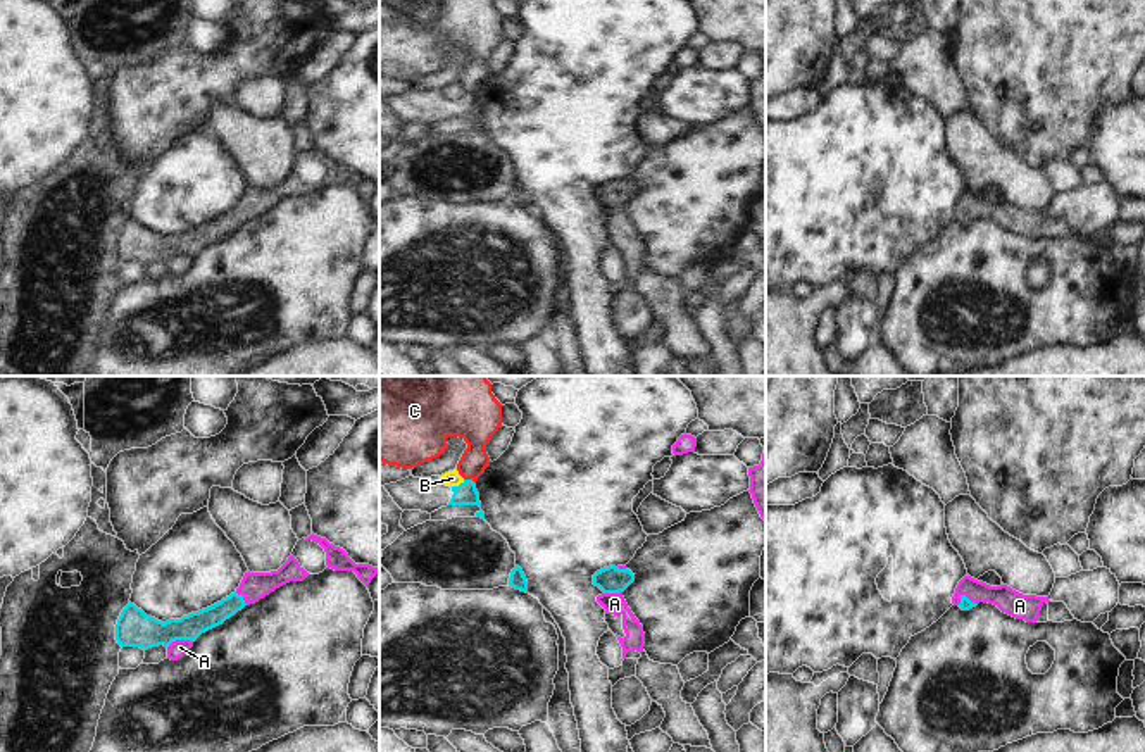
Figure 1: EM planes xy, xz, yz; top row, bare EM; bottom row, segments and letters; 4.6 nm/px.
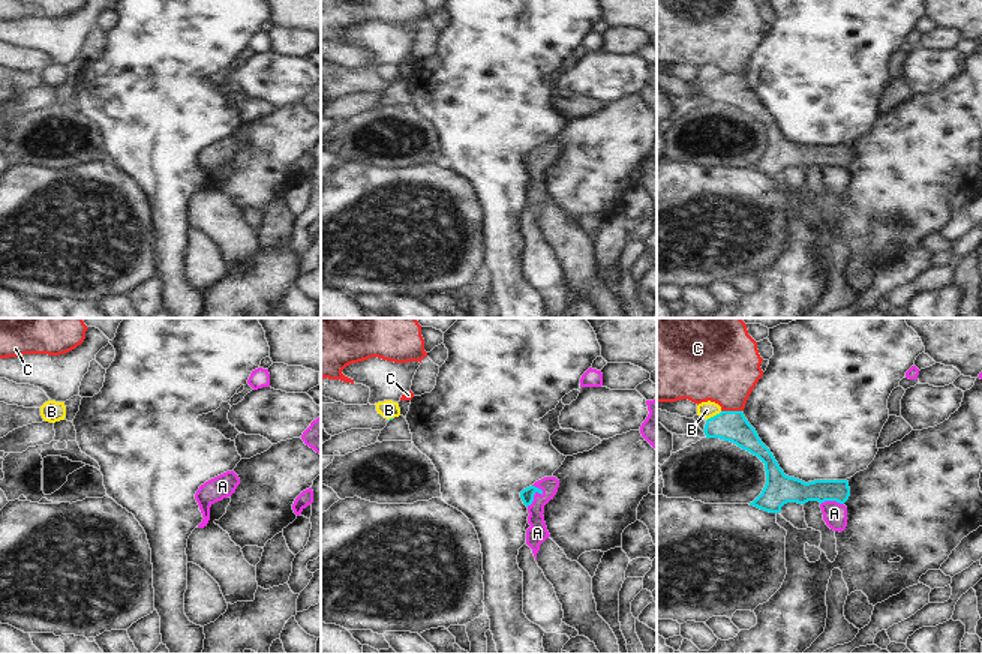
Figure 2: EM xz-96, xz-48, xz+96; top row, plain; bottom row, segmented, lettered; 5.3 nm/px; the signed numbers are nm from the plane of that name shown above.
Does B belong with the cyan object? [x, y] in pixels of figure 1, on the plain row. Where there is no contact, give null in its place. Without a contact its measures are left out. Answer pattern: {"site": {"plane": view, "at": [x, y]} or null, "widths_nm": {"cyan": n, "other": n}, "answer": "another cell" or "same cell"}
{"site": {"plane": "xz", "at": [459, 99]}, "widths_nm": {"cyan": 110, "other": 80}, "answer": "another cell"}

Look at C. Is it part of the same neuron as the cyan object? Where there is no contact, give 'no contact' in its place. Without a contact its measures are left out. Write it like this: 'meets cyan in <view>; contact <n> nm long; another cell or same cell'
meets cyan in xz; contact 60 nm long; another cell

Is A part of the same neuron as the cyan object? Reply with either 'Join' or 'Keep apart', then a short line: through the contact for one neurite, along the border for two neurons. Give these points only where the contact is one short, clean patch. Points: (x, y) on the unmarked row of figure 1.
Join

